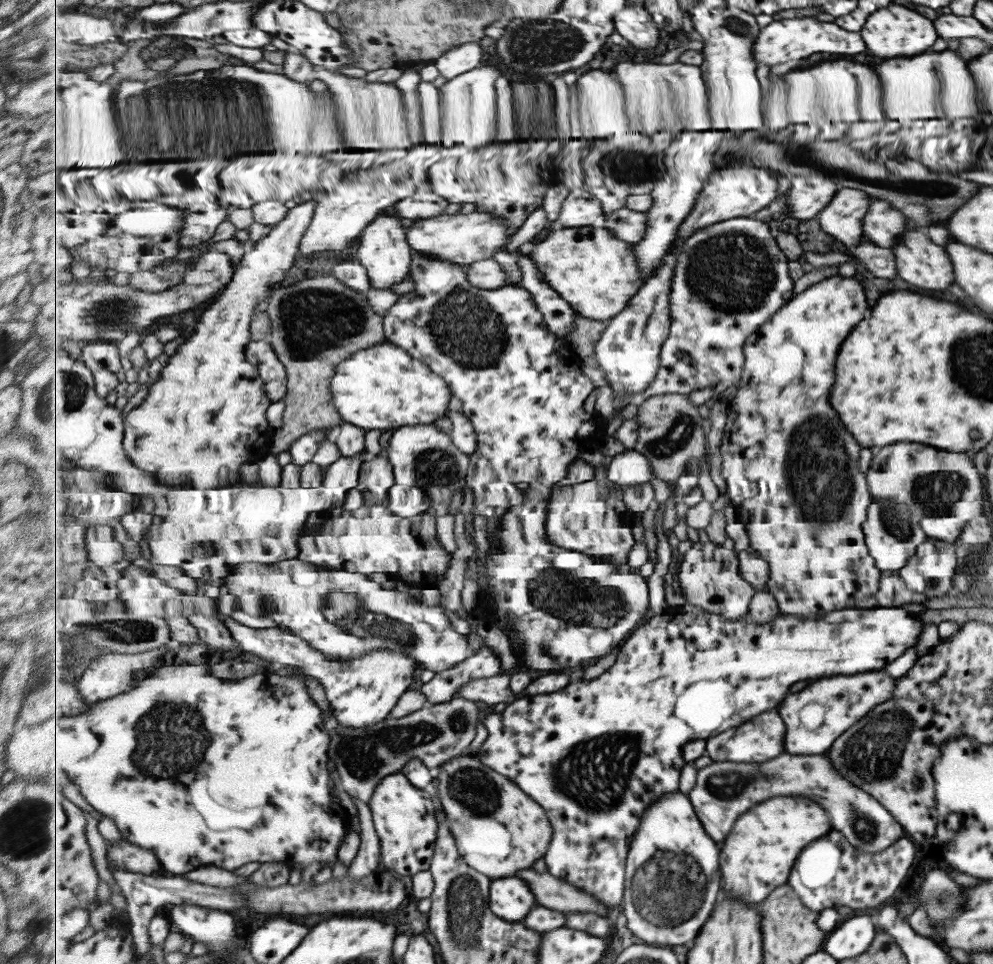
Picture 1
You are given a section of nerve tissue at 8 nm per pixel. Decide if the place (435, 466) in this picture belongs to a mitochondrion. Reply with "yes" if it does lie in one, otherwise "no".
yes

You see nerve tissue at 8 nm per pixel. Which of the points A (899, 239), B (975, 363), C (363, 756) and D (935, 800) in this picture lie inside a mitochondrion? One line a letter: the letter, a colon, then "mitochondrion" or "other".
A: other
B: mitochondrion
C: mitochondrion
D: other

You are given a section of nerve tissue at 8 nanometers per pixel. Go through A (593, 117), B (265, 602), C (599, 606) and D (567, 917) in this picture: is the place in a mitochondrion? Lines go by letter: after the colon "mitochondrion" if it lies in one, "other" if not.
A: other
B: mitochondrion
C: mitochondrion
D: other

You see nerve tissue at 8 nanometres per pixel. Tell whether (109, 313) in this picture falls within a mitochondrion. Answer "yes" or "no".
yes

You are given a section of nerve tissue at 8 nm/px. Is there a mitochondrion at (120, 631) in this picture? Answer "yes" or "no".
yes

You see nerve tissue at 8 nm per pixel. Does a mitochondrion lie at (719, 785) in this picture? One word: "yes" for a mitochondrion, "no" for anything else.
yes

